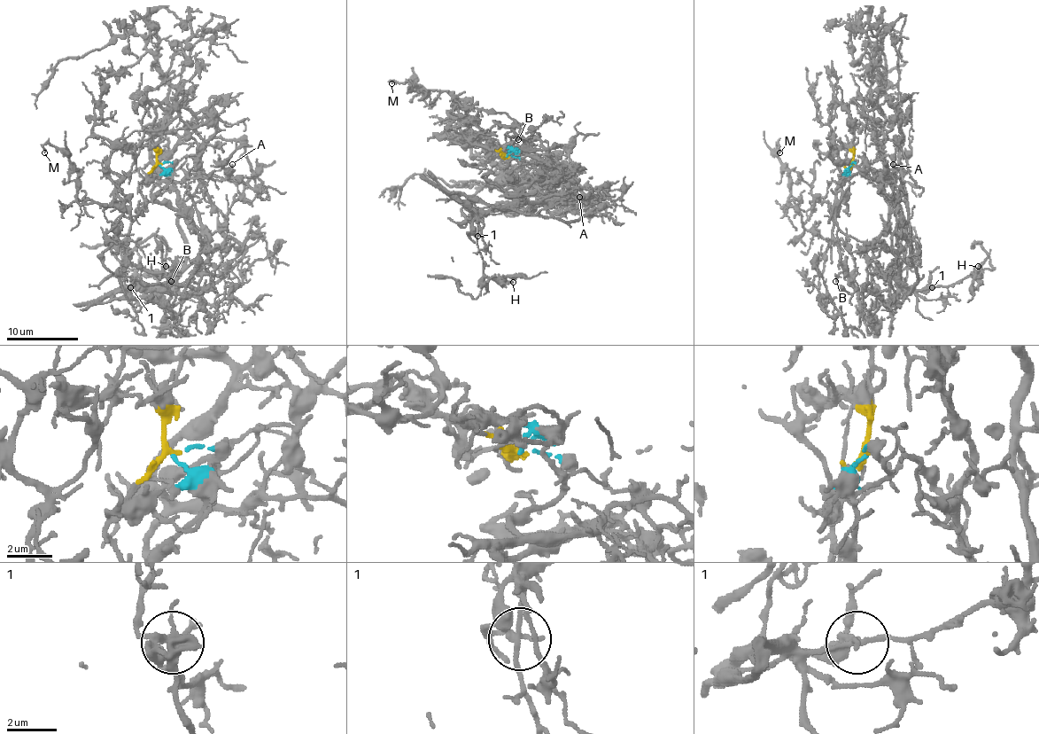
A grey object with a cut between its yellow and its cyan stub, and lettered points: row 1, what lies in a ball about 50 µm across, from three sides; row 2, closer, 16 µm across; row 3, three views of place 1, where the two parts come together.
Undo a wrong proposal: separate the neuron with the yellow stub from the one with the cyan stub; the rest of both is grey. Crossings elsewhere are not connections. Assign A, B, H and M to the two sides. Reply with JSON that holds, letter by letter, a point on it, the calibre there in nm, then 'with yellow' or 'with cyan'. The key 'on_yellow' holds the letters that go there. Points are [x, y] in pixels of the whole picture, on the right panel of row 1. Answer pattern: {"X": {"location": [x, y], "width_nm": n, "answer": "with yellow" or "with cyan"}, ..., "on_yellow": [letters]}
{"A": {"location": [893, 164], "width_nm": 120, "answer": "with cyan"}, "B": {"location": [835, 281], "width_nm": 90, "answer": "with yellow"}, "H": {"location": [978, 266], "width_nm": 160, "answer": "with cyan"}, "M": {"location": [779, 152], "width_nm": 110, "answer": "with yellow"}, "on_yellow": ["B", "M"]}

